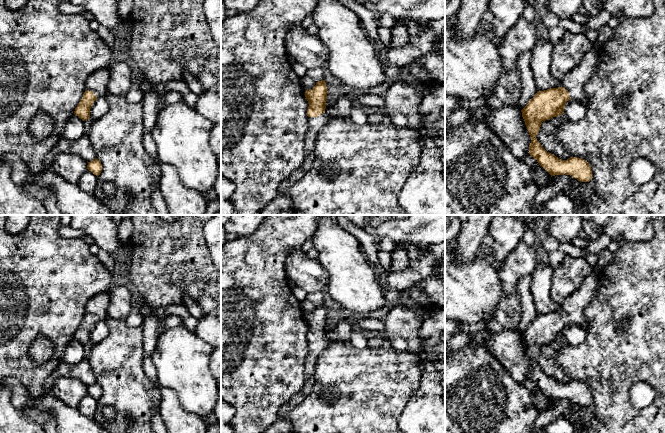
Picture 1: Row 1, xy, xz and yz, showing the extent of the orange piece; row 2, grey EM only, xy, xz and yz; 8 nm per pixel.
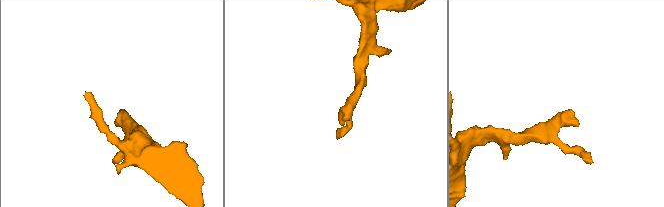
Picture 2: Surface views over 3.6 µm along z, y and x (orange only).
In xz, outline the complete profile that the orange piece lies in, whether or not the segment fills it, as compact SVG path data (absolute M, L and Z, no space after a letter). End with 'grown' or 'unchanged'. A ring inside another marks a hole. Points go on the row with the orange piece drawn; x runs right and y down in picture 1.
M325 80L316 82L316 85L305 91L308 101L308 130L305 134L305 157L302 165L278 187L277 196L265 207L259 215L279 215L282 211L292 210L290 189L302 179L311 169L315 159L315 141L320 130L330 121L330 116L325 113L327 101L327 86Z | grown

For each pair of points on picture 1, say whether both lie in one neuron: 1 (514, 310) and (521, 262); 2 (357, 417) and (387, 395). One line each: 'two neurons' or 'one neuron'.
1: one neuron
2: one neuron

